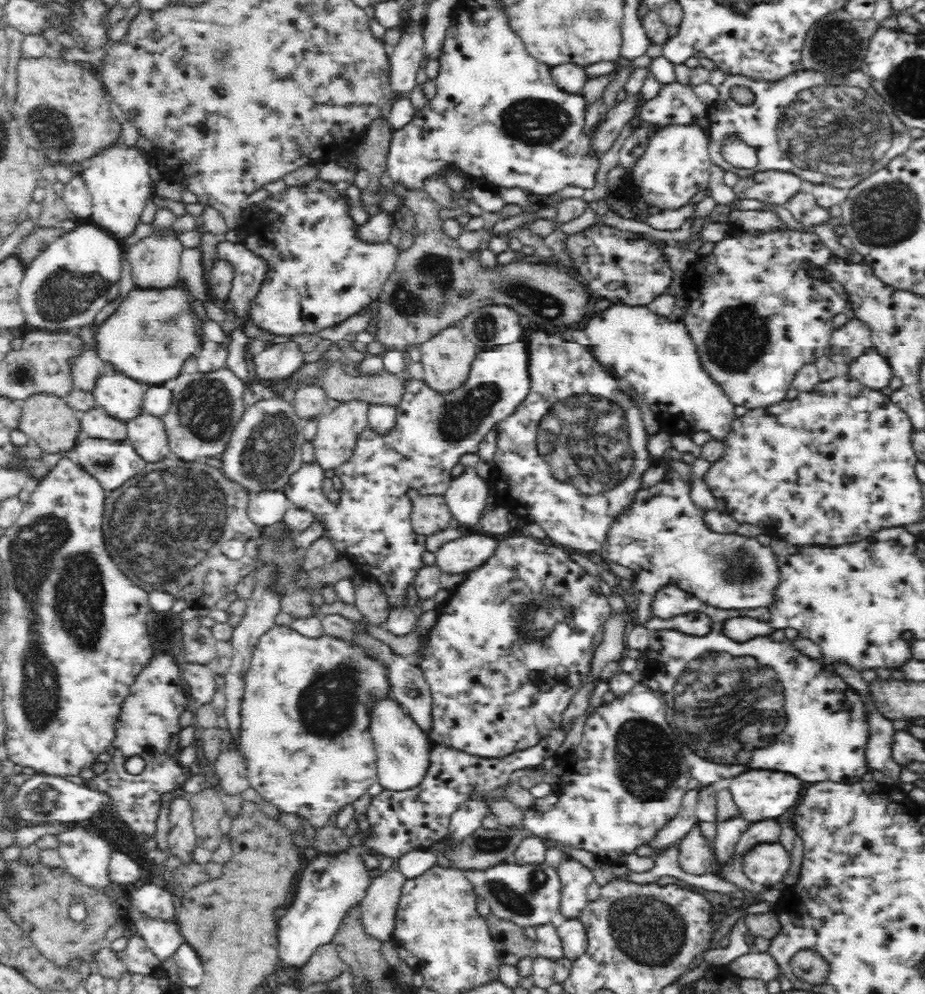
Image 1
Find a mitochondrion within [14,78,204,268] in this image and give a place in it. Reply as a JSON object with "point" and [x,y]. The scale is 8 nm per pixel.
{"point":[51,131]}

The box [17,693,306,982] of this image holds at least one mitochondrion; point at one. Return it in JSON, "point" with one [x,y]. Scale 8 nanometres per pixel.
{"point":[42,800]}

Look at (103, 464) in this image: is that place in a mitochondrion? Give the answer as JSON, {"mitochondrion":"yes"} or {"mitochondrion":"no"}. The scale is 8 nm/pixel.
{"mitochondrion":"yes"}

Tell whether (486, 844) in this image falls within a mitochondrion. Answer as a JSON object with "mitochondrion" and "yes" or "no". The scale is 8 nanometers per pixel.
{"mitochondrion":"yes"}

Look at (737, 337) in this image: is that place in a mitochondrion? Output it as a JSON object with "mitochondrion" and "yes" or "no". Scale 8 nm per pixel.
{"mitochondrion":"yes"}

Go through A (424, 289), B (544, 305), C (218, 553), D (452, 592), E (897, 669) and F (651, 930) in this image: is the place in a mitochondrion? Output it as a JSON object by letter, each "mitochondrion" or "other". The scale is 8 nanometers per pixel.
{"A":"mitochondrion","B":"mitochondrion","C":"mitochondrion","D":"other","E":"other","F":"mitochondrion"}

